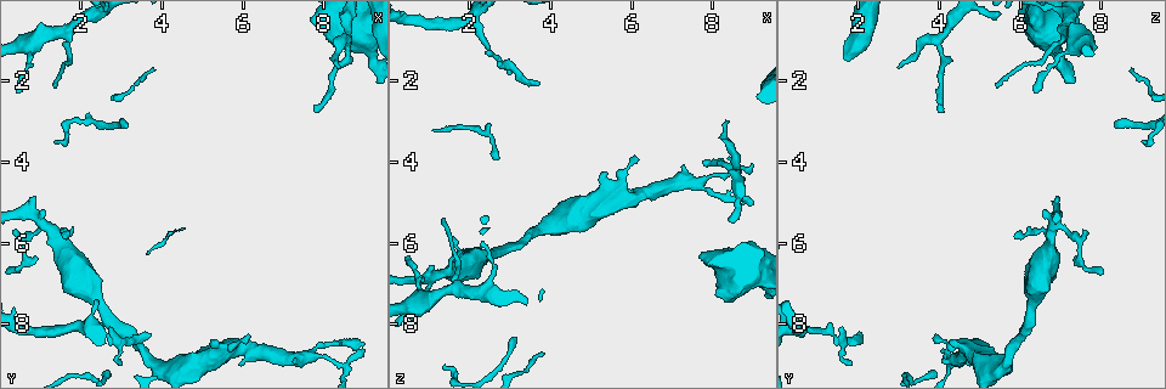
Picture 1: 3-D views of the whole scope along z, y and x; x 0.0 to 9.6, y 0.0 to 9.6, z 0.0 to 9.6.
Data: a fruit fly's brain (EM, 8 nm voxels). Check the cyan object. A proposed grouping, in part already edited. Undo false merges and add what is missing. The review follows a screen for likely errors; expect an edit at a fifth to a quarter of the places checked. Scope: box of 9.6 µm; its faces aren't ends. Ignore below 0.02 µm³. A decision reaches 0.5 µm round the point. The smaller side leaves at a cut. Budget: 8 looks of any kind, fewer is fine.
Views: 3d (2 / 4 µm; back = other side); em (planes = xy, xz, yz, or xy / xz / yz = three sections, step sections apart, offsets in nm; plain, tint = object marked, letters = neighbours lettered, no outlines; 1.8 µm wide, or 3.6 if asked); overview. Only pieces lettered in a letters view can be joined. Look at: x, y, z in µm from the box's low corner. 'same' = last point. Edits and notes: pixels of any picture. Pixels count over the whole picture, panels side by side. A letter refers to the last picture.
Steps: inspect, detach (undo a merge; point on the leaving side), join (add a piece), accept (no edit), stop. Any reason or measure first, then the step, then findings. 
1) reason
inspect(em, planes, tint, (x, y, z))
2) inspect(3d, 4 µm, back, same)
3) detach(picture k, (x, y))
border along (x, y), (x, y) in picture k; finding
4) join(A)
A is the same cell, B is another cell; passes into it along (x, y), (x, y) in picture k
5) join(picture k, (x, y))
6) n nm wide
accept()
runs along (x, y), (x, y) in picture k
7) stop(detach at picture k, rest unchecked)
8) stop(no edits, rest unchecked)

sudden change in width
inspect(em, 3.6 µm, xy, step 16, letters, (3.95, 9.05, 5.70))

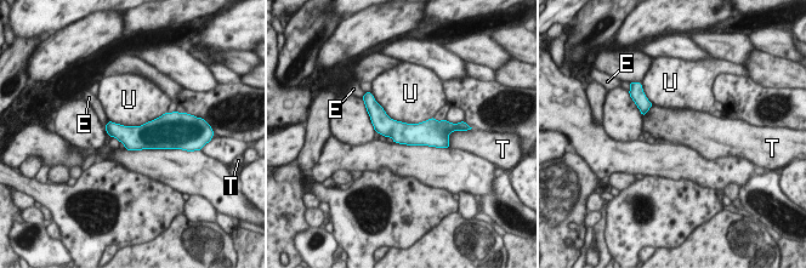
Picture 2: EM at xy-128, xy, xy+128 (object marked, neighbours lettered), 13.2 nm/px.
inspect(em, 3.6 µm, planes, letters, same)

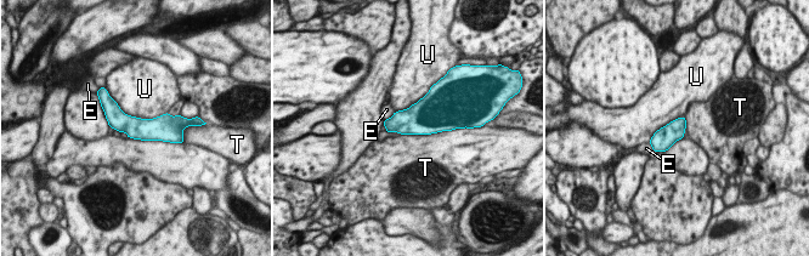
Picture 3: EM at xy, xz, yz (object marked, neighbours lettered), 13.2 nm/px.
260 nm wide; U touches over 800 nm
accept()
E, T and U are other cells; one neuron here

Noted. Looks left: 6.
an open end
inspect(em, planes, letters, (8.35, 1.70, 2.95))

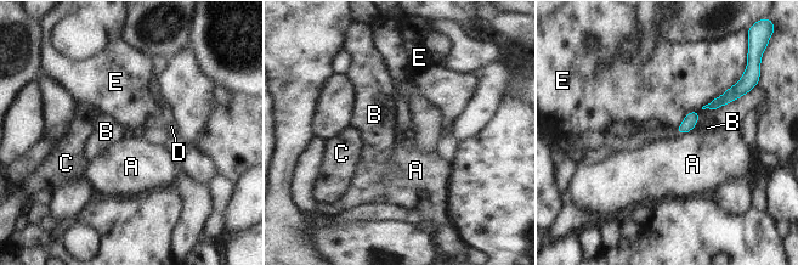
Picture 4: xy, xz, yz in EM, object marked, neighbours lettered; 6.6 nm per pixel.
E touches over 180 nm
accept()
A, B, C, D and E are other cells; none of them fits

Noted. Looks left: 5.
calibre changes
inspect(3d, 2 µm, (1.65, 0.85, 7.10))

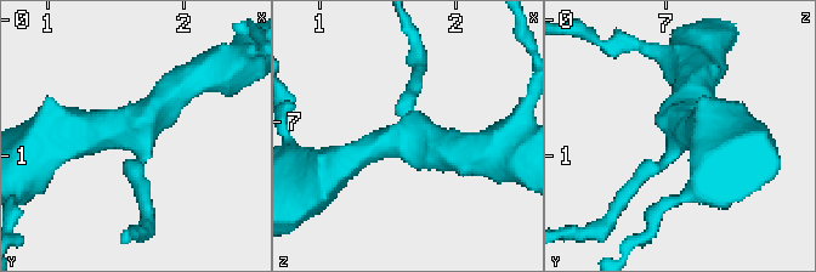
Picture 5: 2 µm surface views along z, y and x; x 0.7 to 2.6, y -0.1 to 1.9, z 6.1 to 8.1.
now the EM
inspect(em, planes, letters, (1.66, 0.78, 7.12))

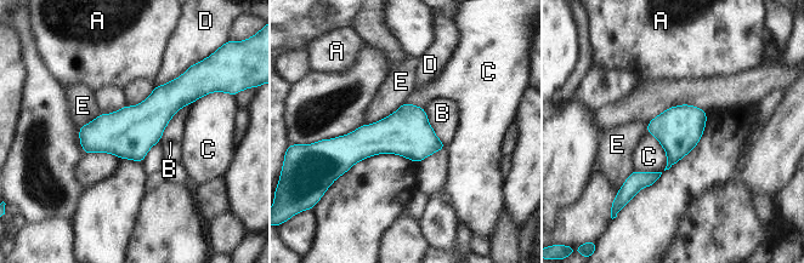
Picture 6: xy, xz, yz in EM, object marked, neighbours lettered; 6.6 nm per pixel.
accept()
A, B, C, D and E are other cells; border along (647, 131), (666, 153), (664, 170) in picture 6; all the same neuron

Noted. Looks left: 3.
stop(no edits, rest unchecked)

